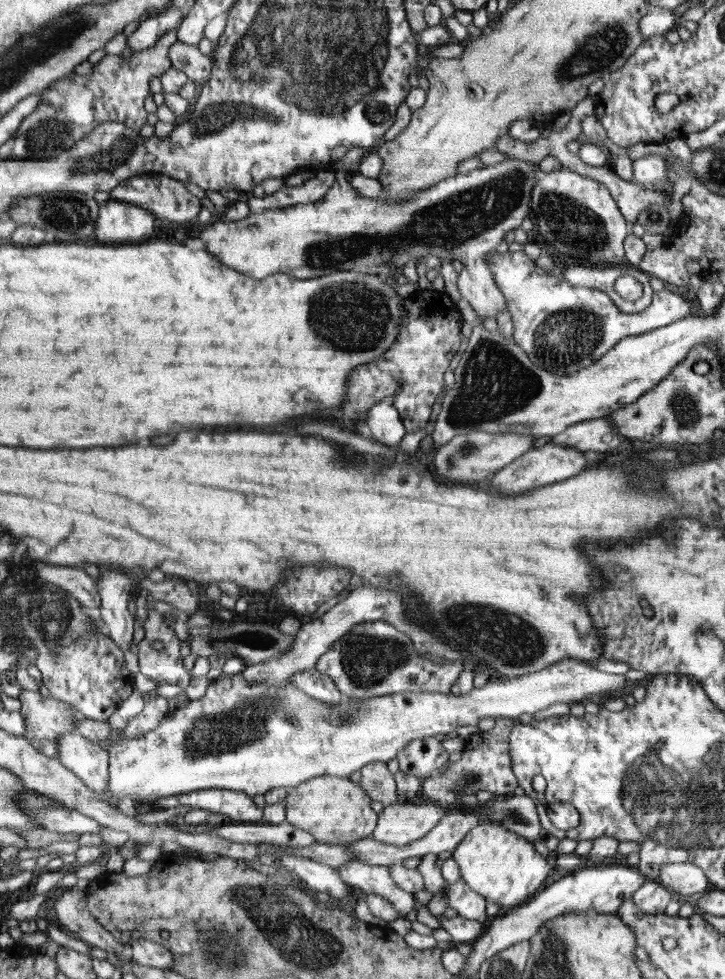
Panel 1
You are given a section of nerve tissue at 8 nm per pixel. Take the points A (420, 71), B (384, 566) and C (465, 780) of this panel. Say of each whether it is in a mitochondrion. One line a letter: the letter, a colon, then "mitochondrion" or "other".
A: other
B: other
C: mitochondrion

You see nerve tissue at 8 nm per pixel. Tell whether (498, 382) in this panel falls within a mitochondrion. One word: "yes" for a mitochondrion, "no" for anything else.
yes

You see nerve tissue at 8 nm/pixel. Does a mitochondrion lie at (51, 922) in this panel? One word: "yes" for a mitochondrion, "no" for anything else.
no

